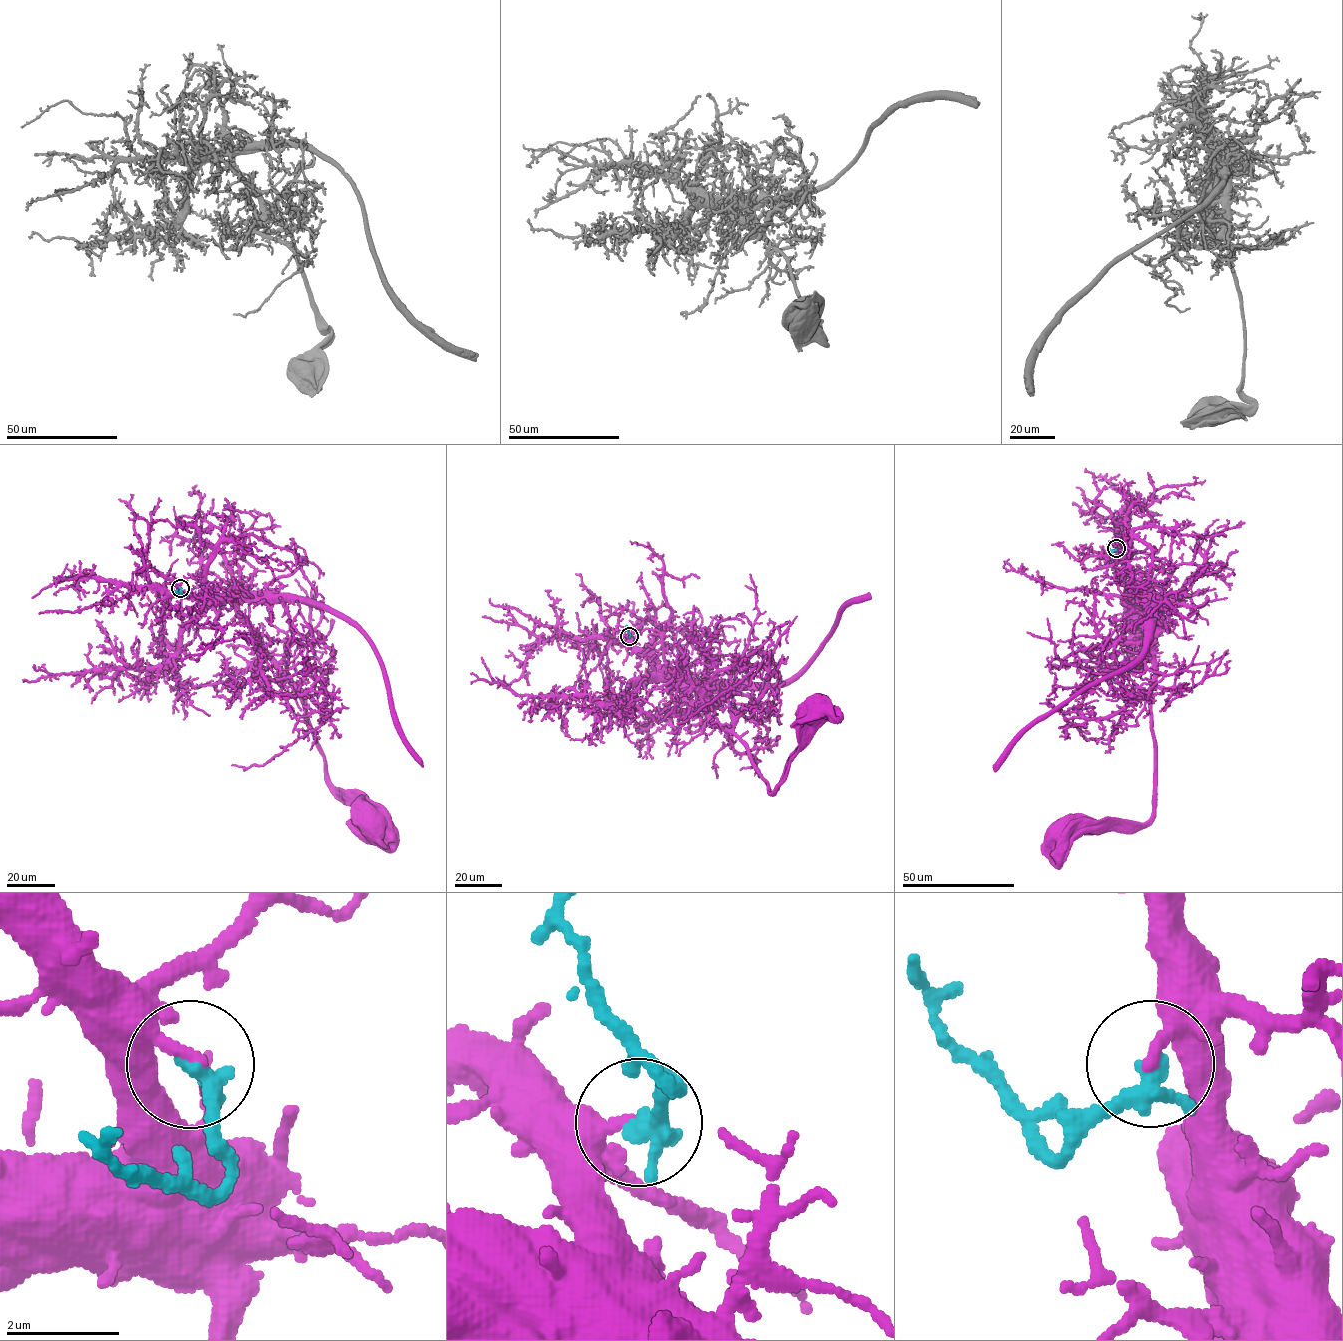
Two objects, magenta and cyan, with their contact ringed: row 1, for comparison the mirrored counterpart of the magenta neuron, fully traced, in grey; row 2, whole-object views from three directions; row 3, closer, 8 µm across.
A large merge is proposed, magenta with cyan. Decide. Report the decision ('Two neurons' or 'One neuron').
Two neurons

